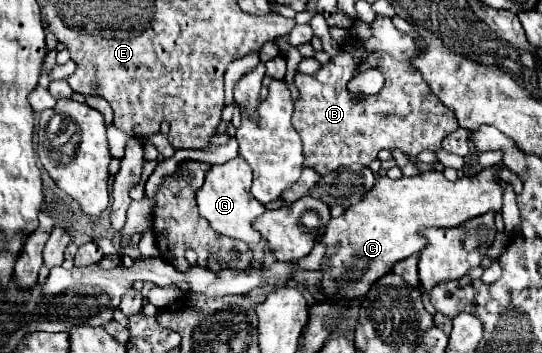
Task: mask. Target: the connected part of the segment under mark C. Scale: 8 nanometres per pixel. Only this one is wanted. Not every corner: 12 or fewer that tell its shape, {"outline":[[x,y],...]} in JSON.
{"outline":[[502,166],[382,176],[332,218],[322,286],[362,298],[432,226],[500,212]]}

